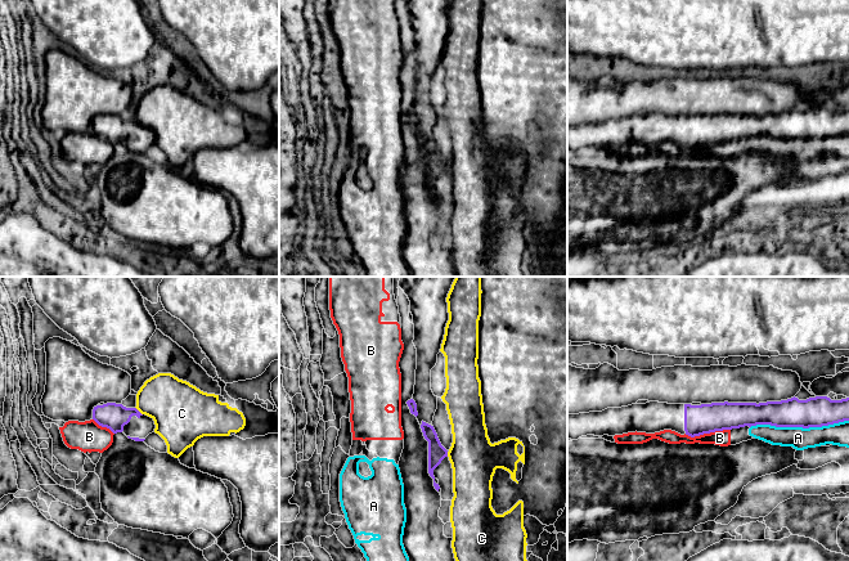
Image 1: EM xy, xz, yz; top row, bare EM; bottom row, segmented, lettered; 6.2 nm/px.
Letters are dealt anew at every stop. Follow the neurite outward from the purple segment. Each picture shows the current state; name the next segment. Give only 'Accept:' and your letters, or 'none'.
Accept: none

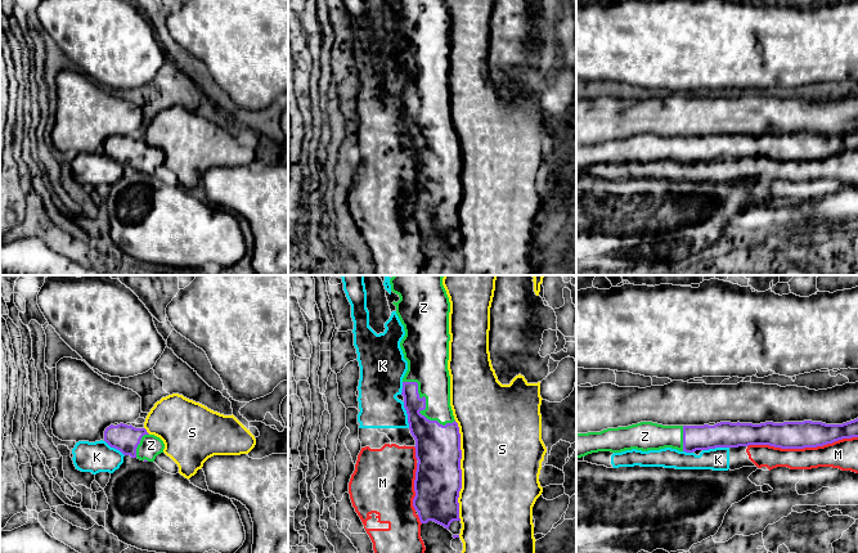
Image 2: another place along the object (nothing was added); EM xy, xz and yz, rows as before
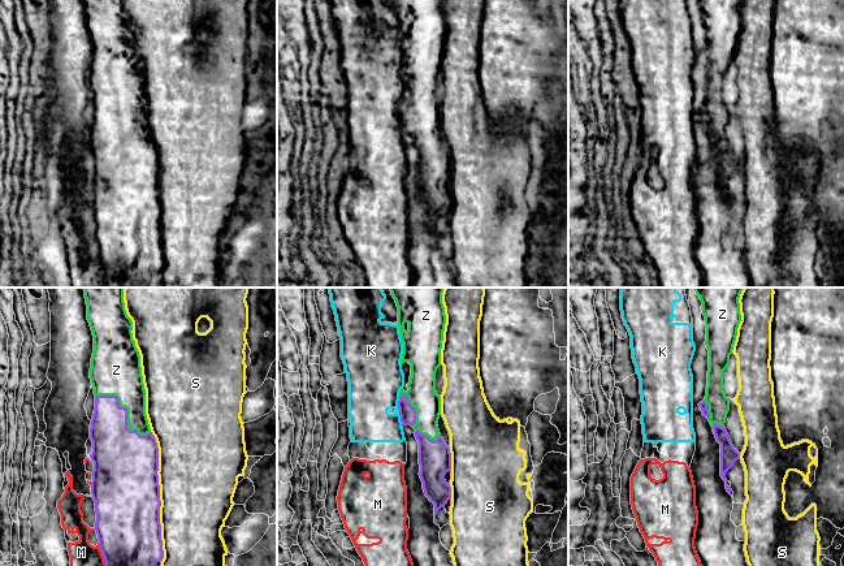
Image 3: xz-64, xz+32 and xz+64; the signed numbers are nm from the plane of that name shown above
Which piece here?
Accept: Z

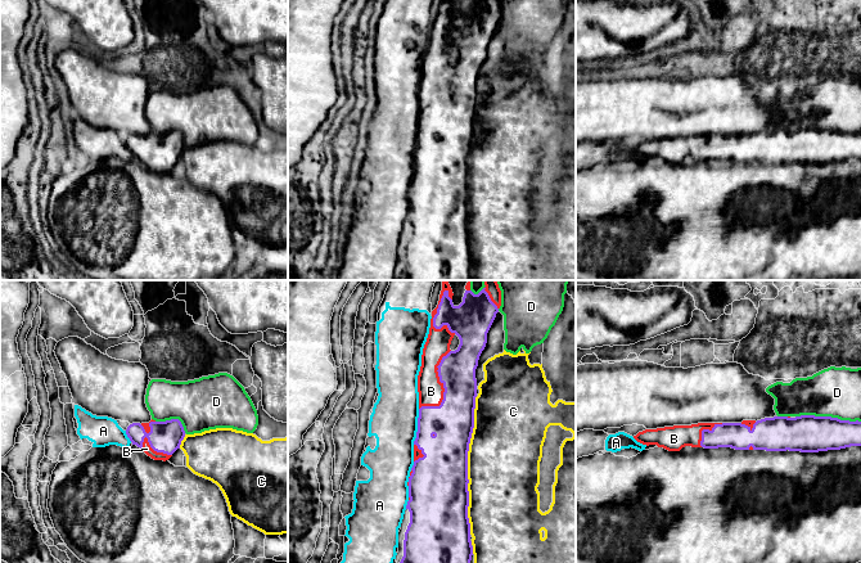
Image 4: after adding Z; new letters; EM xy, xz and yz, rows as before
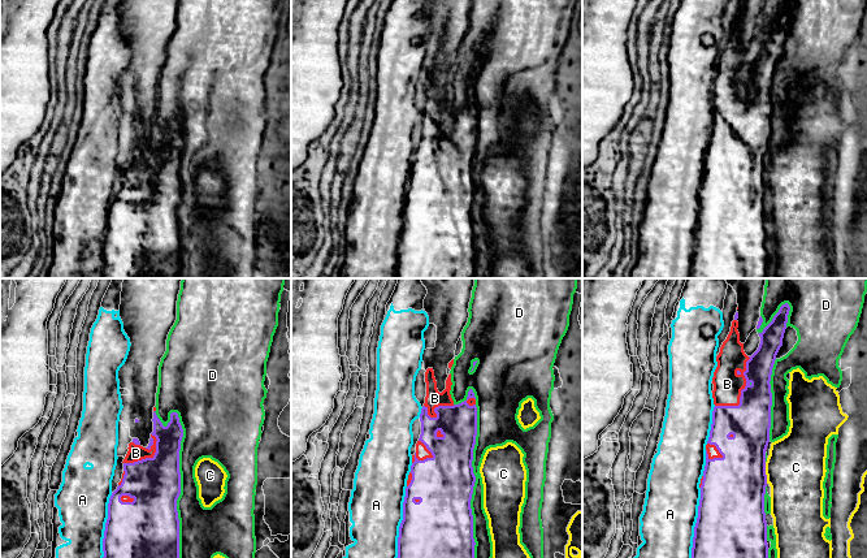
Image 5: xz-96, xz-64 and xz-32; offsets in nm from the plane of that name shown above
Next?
Accept: B

